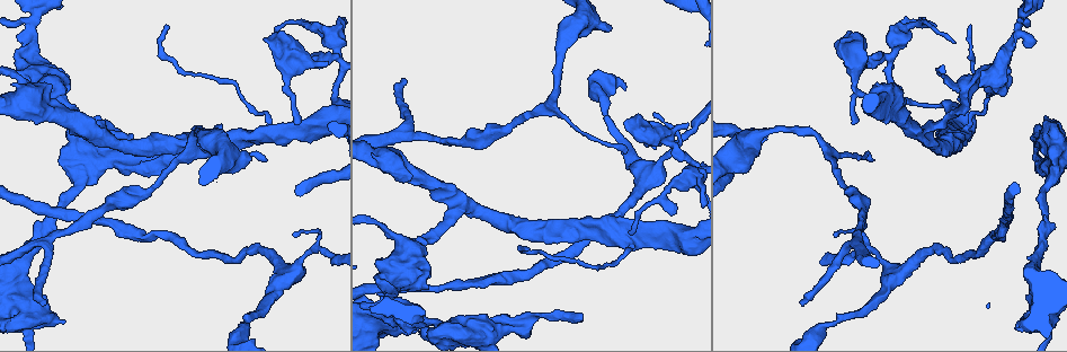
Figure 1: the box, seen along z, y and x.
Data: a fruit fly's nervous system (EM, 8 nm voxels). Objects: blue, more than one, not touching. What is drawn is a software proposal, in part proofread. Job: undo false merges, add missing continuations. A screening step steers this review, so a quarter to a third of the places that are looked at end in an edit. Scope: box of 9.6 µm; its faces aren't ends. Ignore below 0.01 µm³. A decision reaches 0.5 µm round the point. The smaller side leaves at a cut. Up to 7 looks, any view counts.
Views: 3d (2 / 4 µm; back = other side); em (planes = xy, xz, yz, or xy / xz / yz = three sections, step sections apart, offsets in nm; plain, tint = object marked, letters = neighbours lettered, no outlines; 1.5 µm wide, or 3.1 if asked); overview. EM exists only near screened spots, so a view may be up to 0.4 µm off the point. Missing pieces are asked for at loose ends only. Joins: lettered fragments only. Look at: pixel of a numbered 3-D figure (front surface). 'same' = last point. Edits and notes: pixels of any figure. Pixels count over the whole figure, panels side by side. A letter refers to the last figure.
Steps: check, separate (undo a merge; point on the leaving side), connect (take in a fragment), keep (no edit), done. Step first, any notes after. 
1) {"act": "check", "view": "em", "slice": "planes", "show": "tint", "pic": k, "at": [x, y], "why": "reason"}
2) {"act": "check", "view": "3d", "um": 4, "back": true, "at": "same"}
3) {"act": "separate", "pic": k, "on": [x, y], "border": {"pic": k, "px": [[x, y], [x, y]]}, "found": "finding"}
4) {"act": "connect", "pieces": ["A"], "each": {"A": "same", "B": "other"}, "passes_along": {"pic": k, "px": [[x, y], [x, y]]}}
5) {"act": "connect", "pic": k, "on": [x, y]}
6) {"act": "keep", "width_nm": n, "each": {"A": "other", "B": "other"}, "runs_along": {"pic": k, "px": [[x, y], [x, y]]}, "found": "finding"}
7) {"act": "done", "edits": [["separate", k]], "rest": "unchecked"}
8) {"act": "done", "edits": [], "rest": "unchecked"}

{"act": "check", "view": "3d", "um": 4, "pic": 1, "at": [63, 323], "why": "thick end"}

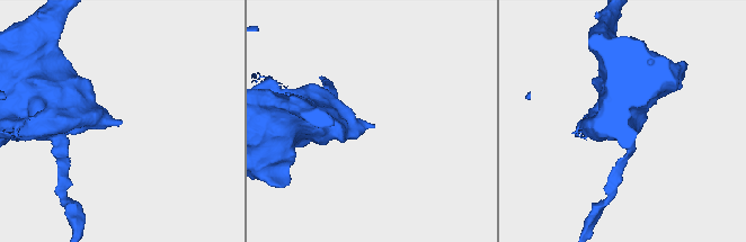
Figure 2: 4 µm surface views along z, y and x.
{"act": "check", "view": "em", "slice": "planes", "show": "tint", "pic": 2, "at": [120, 123]}

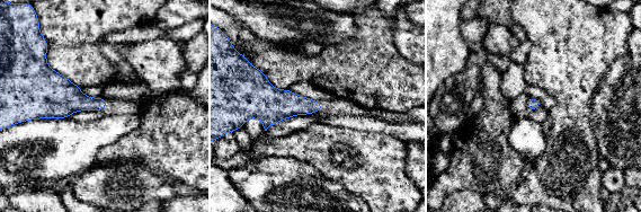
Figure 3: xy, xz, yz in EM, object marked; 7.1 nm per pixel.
{"act": "check", "view": "em", "slice": "planes", "show": "letters", "at": "same", "why": "what lies round it"}

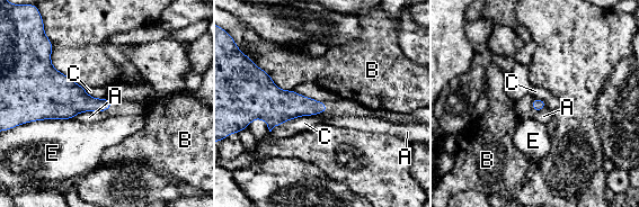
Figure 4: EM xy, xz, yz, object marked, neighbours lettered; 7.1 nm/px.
{"act": "keep", "longest_contact_nm": ["C", 360], "each": {"A": "other", "B": "other", "C": "other", "E": "other"}, "border": {"pic": 4, "px": [[104, 111], [81, 111], [79, 114]]}, "found": "none of them fits"}

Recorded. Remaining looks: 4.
{"act": "check", "view": "em", "slice": "planes", "show": "letters", "pic": 1, "at": [45, 303], "why": "an open end"}

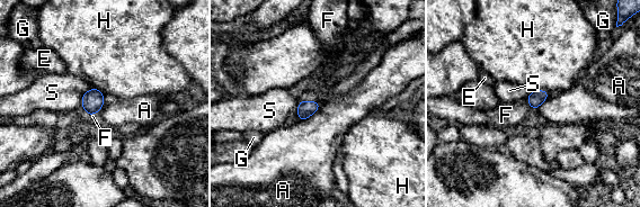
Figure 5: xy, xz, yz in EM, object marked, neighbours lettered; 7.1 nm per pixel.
{"act": "connect", "pieces": ["F"], "width_nm": 110, "longest_contact_nm": ["A", 220], "each": {"A": "other", "E": "other", "F": "same", "G": "other", "H": "other", "S": "other"}, "found": "the cell continues"}

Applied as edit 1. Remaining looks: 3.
{"act": "check", "view": "overview"}

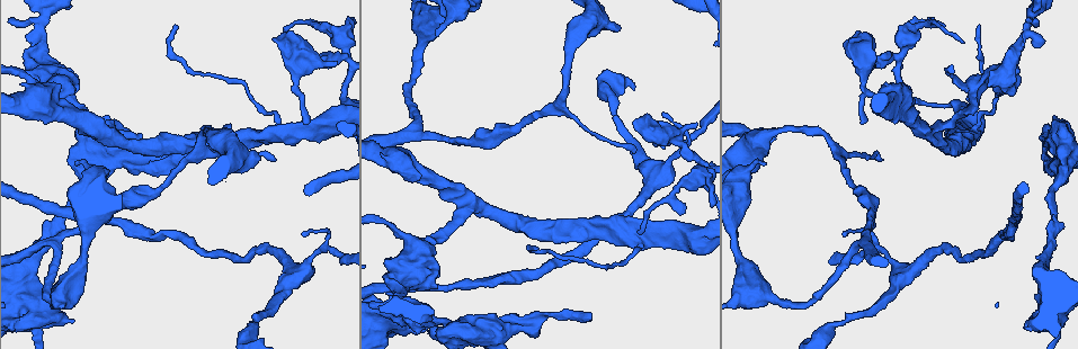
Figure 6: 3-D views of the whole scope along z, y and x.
{"act": "check", "view": "em", "slice": "planes", "show": "letters", "pic": 6, "at": [541, 328], "why": "branch stops here"}

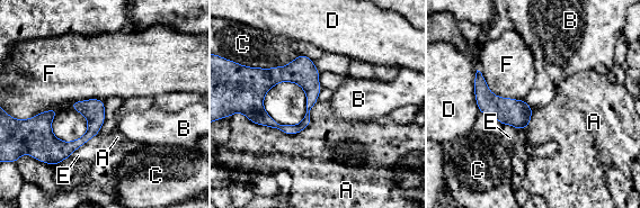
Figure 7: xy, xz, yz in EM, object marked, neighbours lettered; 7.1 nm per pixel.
{"act": "keep", "each": {"A": "other", "B": "other", "C": "other", "D": "other", "E": "other", "F": "other"}, "border": {"pic": 7, "px": [[524, 100], [533, 110]]}, "found": "no lettered fragment goes on from it"}

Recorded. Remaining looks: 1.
{"act": "done", "edits": [["connect", 5]], "rest": "unchecked"}

